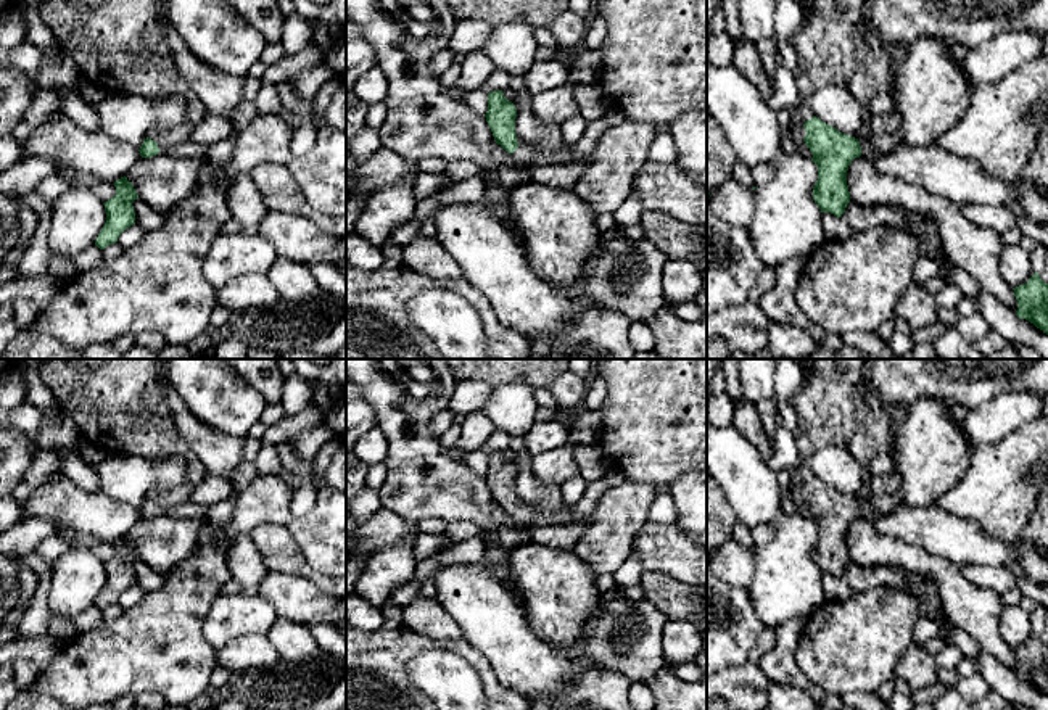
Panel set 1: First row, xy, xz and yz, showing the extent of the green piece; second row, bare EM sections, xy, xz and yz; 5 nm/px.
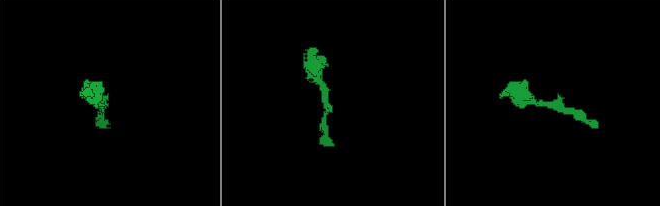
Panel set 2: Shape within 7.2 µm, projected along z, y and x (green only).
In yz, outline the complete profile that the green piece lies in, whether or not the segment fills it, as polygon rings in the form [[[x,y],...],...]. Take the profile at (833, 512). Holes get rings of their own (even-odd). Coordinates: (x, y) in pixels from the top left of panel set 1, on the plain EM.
[[[816,477],[805,481],[803,488],[807,493],[803,502],[813,515],[811,522],[818,526],[813,560],[821,573],[842,578],[850,563],[847,531],[850,523],[861,517],[860,502]]]

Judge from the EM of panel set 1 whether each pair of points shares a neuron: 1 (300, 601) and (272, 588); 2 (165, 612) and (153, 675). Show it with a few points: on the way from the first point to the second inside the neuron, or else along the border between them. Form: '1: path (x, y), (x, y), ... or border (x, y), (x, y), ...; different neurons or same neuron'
1: path (293, 598), (279, 590); same neuron
2: path (165, 628), (153, 648), (153, 659); same neuron

